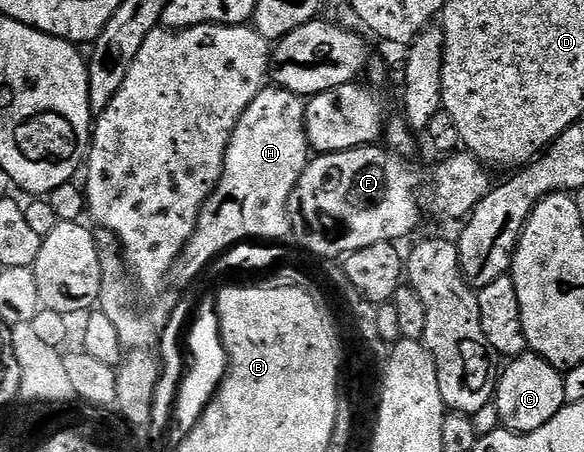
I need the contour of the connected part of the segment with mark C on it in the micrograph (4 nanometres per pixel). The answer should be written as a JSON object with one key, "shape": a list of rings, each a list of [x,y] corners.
{"shape":[[[526,352],[512,359],[505,371],[500,371],[495,382],[495,405],[499,412],[499,420],[504,429],[514,434],[530,434],[535,428],[543,428],[547,420],[551,420],[566,406],[562,371],[555,369],[545,358]]]}

